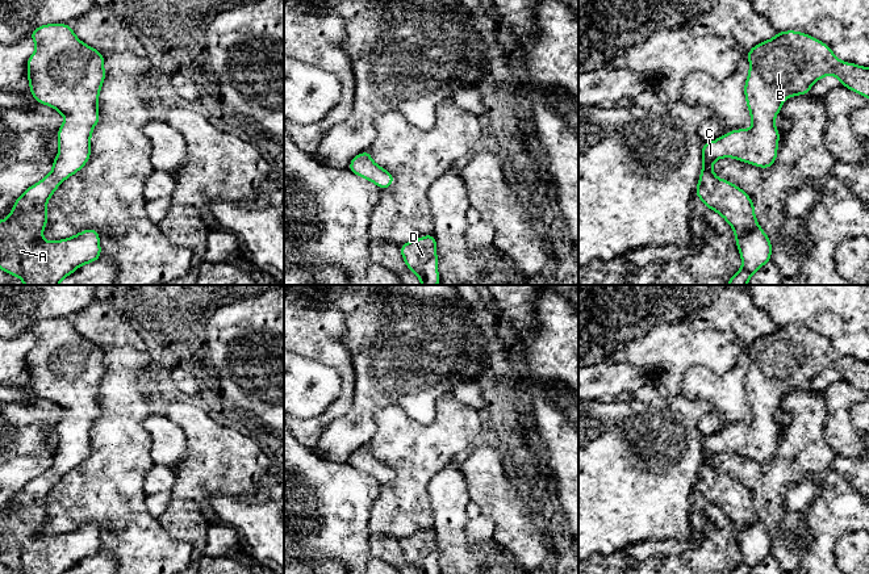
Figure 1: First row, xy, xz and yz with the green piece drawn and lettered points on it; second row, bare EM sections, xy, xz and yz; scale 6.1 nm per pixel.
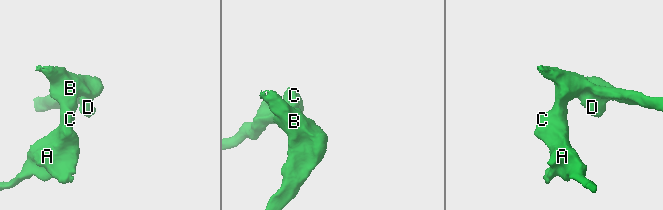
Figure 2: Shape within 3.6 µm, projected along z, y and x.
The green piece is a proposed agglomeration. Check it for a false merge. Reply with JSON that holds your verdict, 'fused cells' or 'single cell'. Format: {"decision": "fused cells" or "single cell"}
{"decision": "single cell"}

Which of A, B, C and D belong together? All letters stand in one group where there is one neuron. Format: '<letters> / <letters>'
A B C D

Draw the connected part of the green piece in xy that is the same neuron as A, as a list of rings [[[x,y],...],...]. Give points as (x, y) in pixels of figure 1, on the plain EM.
[[[47,318],[35,322],[29,330],[37,343],[28,353],[26,370],[34,395],[54,402],[66,415],[58,423],[59,445],[53,465],[29,481],[16,495],[7,514],[0,514],[0,563],[20,574],[63,574],[80,560],[93,557],[101,550],[100,531],[87,523],[75,531],[47,536],[42,533],[47,519],[47,495],[55,483],[80,465],[91,452],[91,430],[99,418],[97,395],[105,374],[104,349],[83,338],[68,318]]]

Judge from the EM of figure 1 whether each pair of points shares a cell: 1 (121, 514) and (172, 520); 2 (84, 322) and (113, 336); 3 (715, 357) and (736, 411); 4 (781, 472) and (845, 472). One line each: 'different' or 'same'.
1: different
2: same
3: different
4: different

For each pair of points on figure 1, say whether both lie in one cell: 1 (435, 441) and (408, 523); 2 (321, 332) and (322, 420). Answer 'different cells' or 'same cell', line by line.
1: same cell
2: same cell

